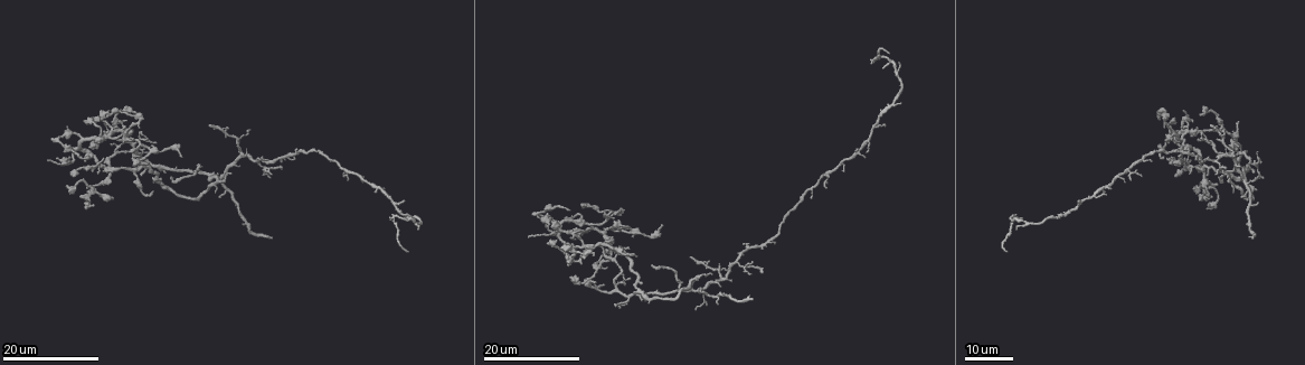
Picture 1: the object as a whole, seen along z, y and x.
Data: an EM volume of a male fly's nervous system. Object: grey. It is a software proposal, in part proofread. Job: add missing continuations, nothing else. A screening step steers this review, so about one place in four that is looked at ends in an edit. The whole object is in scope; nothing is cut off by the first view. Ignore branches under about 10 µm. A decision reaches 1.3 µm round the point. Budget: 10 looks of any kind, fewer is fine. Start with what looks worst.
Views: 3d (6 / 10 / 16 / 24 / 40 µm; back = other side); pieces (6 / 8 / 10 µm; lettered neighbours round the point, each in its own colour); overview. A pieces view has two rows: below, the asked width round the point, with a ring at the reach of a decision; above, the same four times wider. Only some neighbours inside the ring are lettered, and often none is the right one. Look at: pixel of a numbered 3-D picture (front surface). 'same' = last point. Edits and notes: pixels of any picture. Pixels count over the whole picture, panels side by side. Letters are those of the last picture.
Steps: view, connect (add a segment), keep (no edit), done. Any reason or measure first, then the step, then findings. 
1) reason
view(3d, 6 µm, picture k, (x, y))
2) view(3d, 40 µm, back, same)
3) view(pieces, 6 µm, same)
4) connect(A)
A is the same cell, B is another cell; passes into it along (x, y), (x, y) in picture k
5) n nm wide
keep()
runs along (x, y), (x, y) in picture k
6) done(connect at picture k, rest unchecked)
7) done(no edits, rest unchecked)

branch stops here
view(3d, 16 µm, picture 1, (1197, 140))

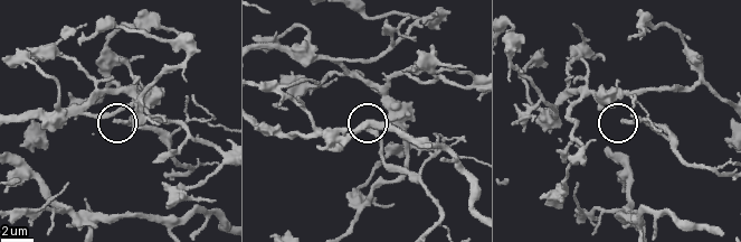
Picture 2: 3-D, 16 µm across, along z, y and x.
what lies round it
view(pieces, 10 µm, picture 2, (622, 119))

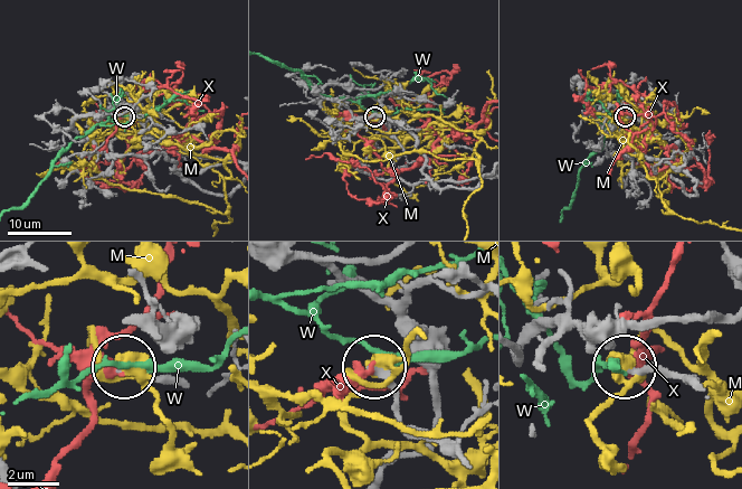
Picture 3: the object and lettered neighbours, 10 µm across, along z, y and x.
keep()
M, W and X are other cells; no lettered segment goes on from it

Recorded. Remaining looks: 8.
tapers out
view(3d, 16 µm, picture 1, (404, 199))

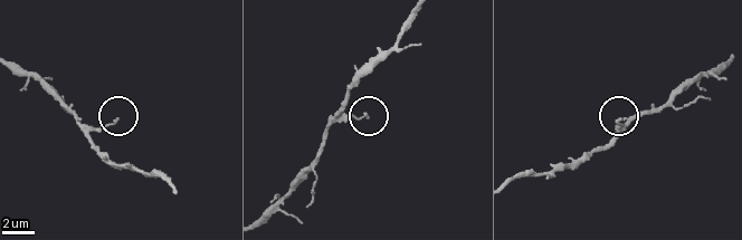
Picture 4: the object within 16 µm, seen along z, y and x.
view(pieces, 8 µm, picture 4, (114, 122))

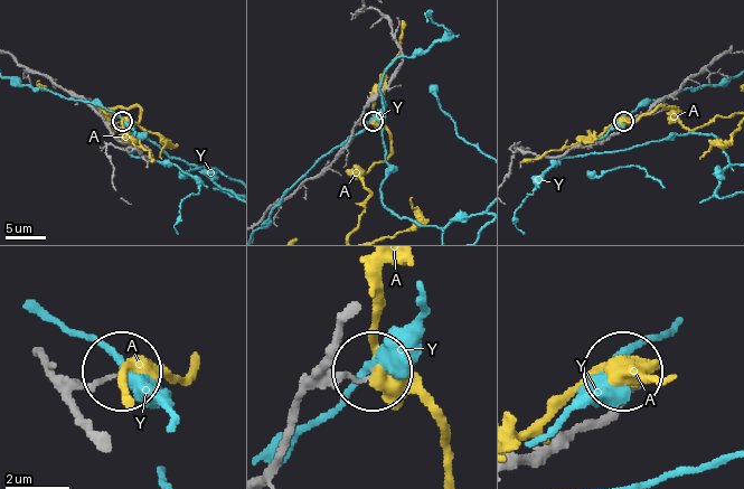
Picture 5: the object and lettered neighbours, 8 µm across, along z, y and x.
160 nm wide
keep()
A and Y are other cells; runs along (265, 213), (318, 175), (356, 127), (372, 121) in picture 5; no lettered segment goes on from it

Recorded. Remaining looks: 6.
branch stops here
view(3d, 24 µm, picture 1, (689, 256))

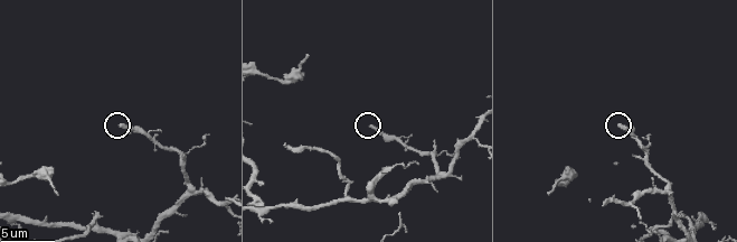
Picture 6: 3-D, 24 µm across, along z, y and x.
view(pieces, 6 µm, picture 6, (368, 127))

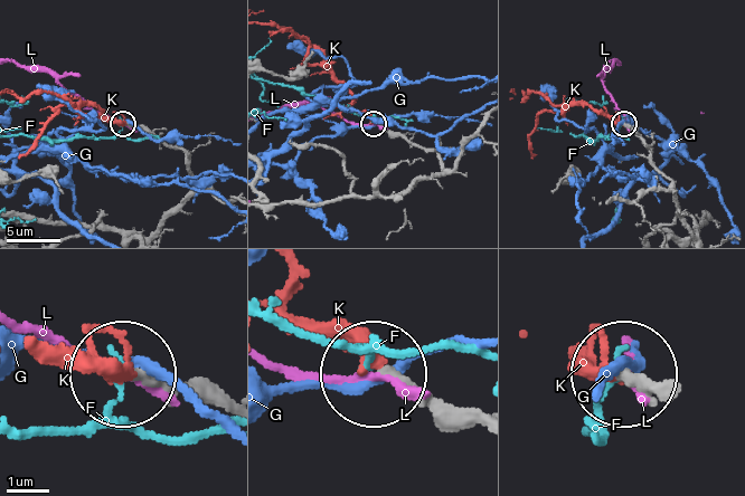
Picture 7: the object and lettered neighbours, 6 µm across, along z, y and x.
230 nm wide
connect(K)
K is the same cell, F, G and L are other cells; passes into it along (640, 137), (585, 105), (521, 94) in picture 7; the cell continues

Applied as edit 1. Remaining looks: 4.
view(overview)

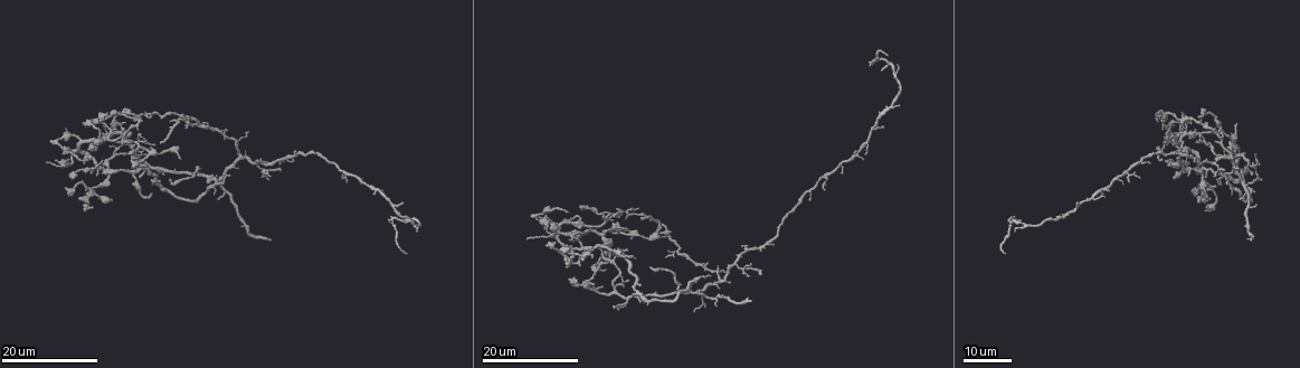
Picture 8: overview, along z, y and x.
an open end
view(3d, 24 µm, picture 8, (149, 194))

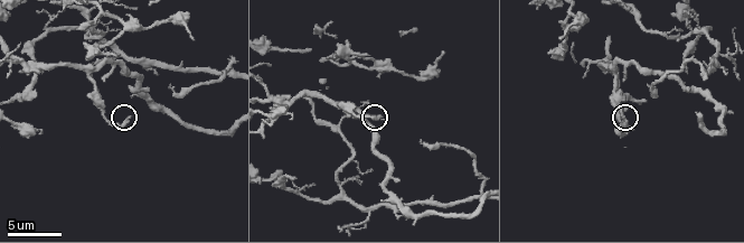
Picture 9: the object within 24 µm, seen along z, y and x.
view(pieces, 10 µm, picture 9, (130, 116))

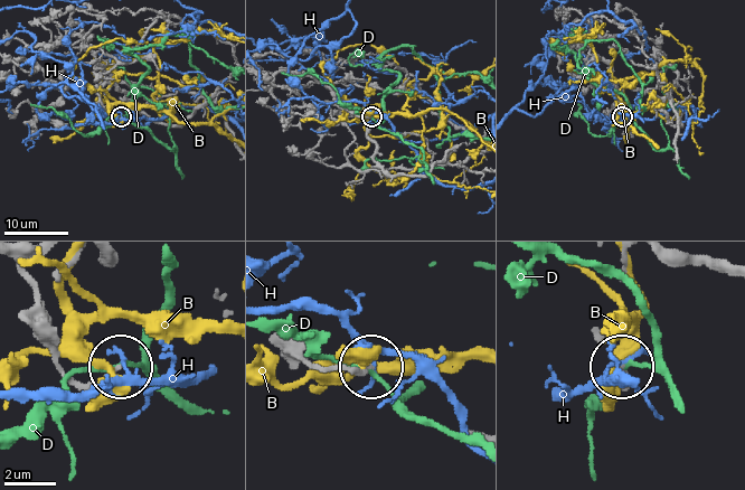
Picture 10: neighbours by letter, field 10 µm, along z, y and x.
keep()
B, D and H are other cells; none of them fits

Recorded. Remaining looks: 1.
done(connect at picture 7, rest unchecked)

